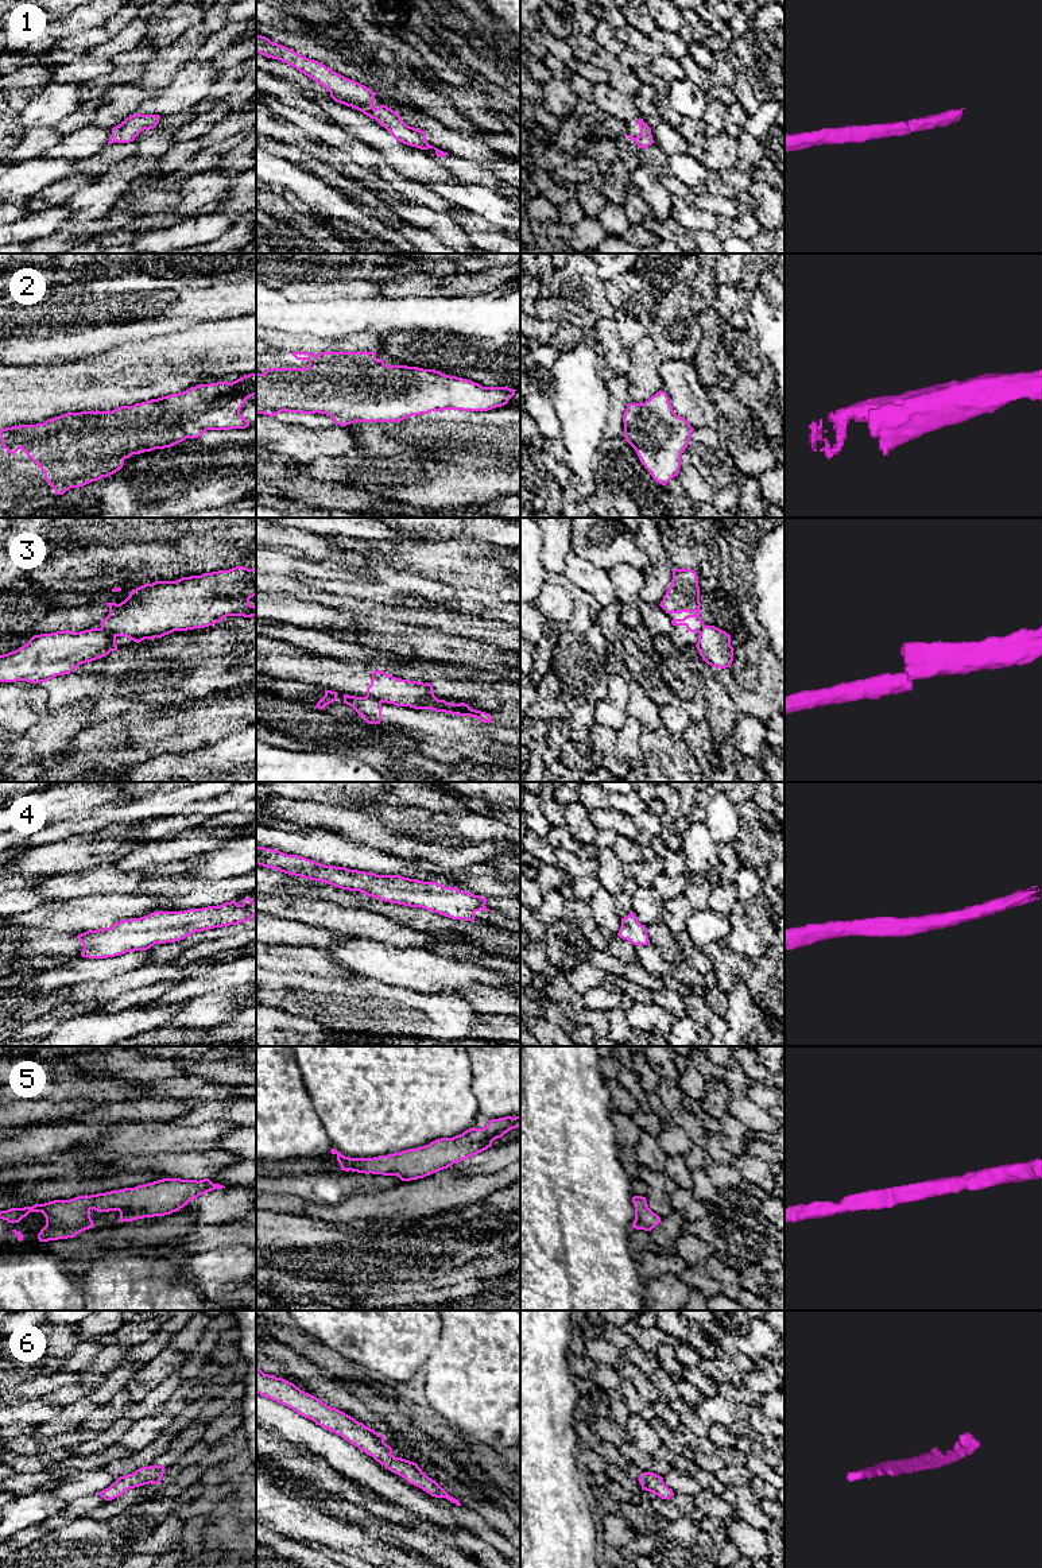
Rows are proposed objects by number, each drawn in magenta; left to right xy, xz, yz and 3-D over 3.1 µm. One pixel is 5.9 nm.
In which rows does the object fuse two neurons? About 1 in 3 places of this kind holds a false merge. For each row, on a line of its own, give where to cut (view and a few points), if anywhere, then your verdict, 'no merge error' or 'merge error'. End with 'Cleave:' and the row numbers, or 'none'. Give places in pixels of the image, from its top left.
1: no cut | no merge error
2: no cut | no merge error
3: xz (365, 696), (380, 703) | merge error
4: no cut | no merge error
5: no cut | no merge error
6: no cut | no merge error
Cleave: 3

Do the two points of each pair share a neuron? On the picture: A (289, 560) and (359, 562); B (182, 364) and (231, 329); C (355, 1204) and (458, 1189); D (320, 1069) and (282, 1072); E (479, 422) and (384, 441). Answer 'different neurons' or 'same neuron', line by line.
A: same neuron
B: same neuron
C: same neuron
D: different neurons
E: same neuron

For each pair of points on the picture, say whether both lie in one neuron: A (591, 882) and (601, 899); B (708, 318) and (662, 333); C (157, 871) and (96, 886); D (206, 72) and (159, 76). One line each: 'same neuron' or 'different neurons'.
A: different neurons
B: different neurons
C: same neuron
D: different neurons

